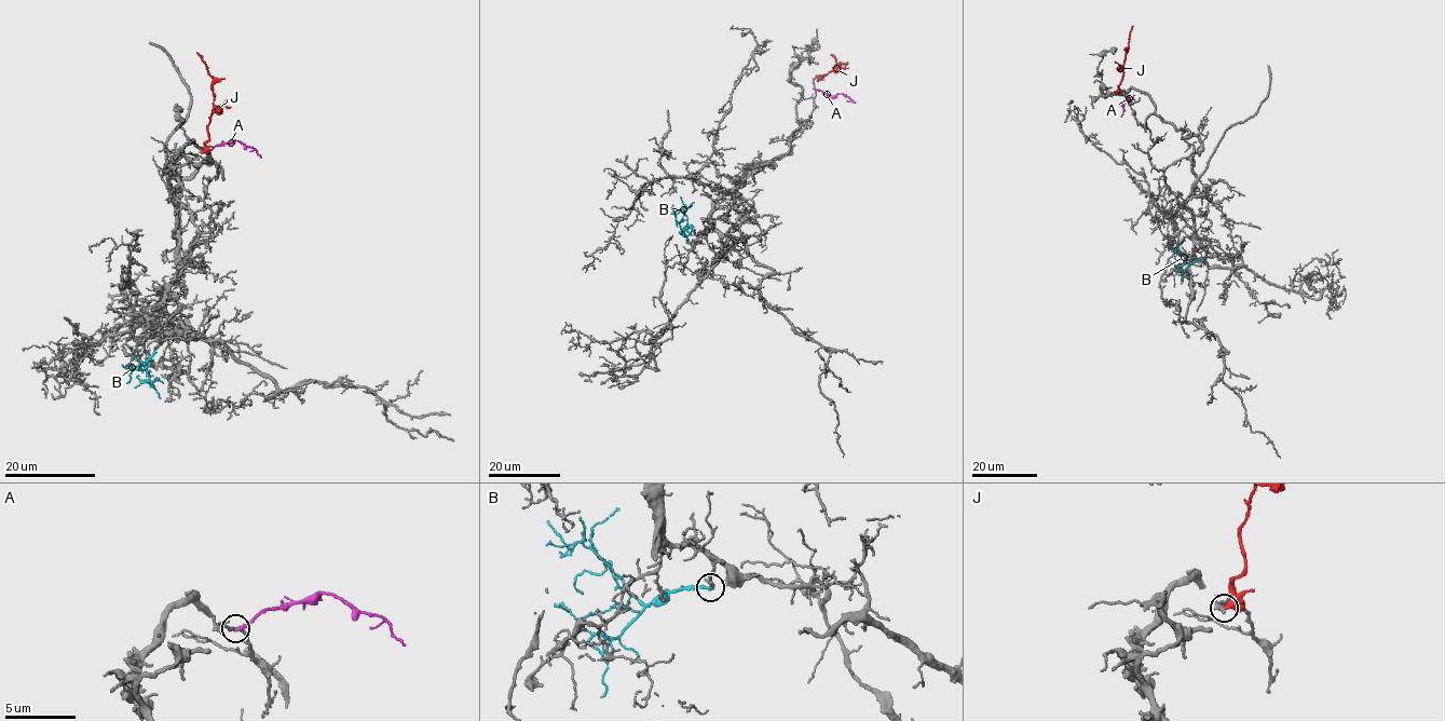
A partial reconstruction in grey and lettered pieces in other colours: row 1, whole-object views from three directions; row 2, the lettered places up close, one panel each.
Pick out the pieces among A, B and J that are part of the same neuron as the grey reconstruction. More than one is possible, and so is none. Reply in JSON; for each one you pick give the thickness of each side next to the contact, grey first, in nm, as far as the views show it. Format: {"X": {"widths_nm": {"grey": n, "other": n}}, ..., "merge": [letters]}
{"B": {"widths_nm": {"grey": 140, "other": 240}}, "merge": ["B"]}

